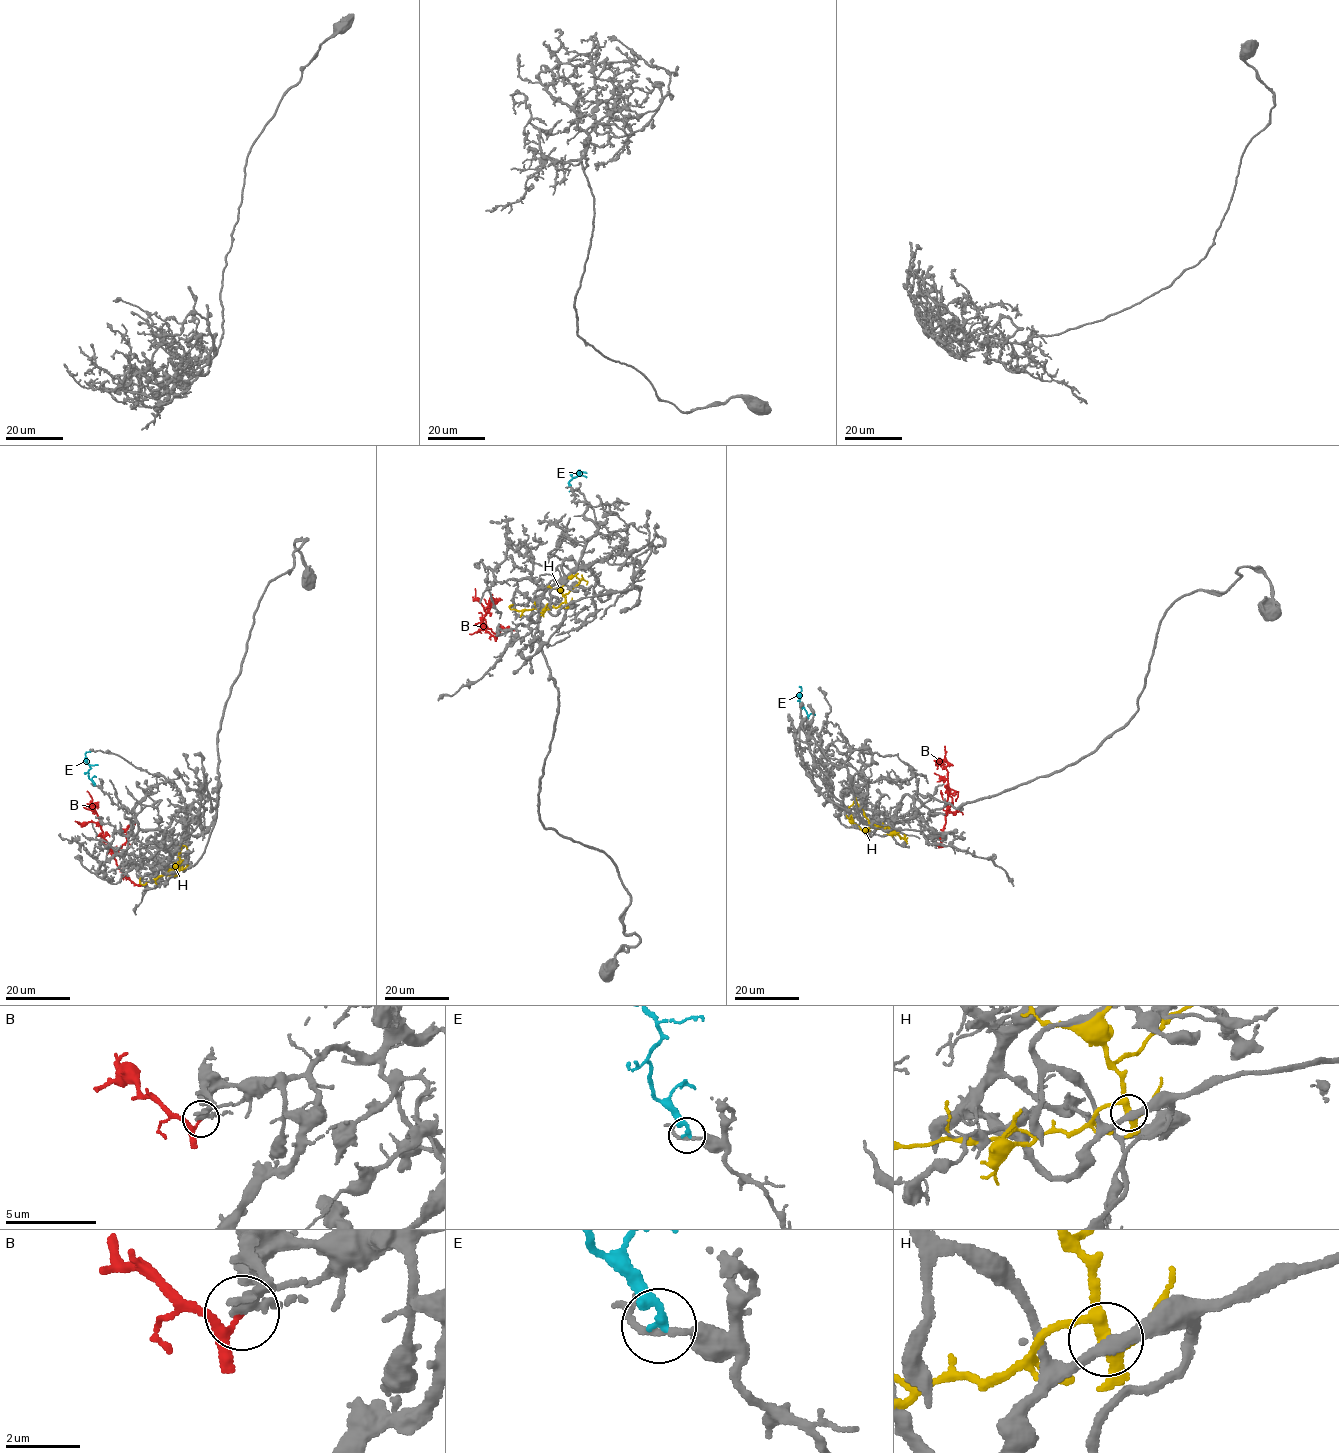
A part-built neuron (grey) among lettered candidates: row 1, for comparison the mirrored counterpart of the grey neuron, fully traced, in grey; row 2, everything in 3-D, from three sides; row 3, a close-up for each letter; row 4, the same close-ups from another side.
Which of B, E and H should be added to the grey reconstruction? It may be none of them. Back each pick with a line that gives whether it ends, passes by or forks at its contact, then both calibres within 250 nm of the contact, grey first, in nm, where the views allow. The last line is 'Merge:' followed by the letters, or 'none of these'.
Merge: none of these

